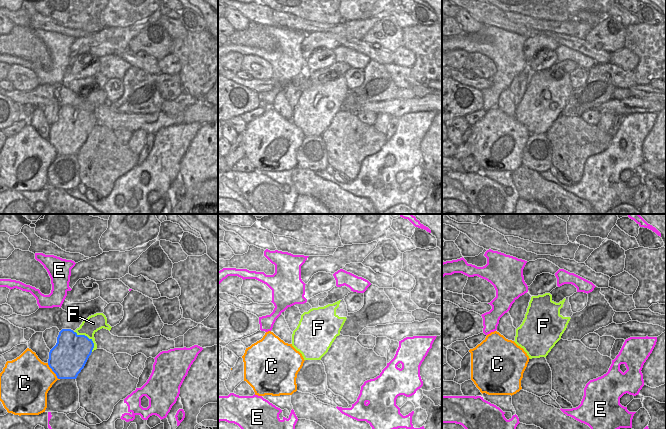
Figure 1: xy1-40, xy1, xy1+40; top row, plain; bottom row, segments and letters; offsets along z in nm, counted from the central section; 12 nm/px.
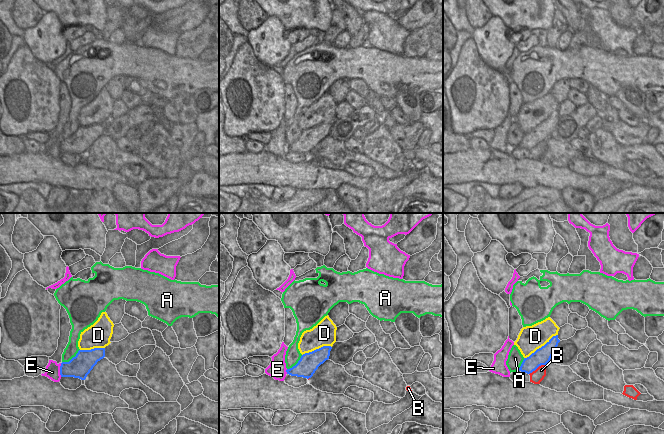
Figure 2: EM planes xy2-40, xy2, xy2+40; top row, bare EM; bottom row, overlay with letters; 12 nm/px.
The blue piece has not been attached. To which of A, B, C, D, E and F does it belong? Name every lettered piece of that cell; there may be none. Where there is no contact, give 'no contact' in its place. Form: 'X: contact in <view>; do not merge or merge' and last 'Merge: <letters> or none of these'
A: contact in xy2-40; do not merge
B: contact in xy2+40; do not merge
C: contact in xy1-40; do not merge
D: contact in xy2+40; do not merge
E: contact in xy2-40; do not merge
F: contact in xy1-40; merge
Merge: F

